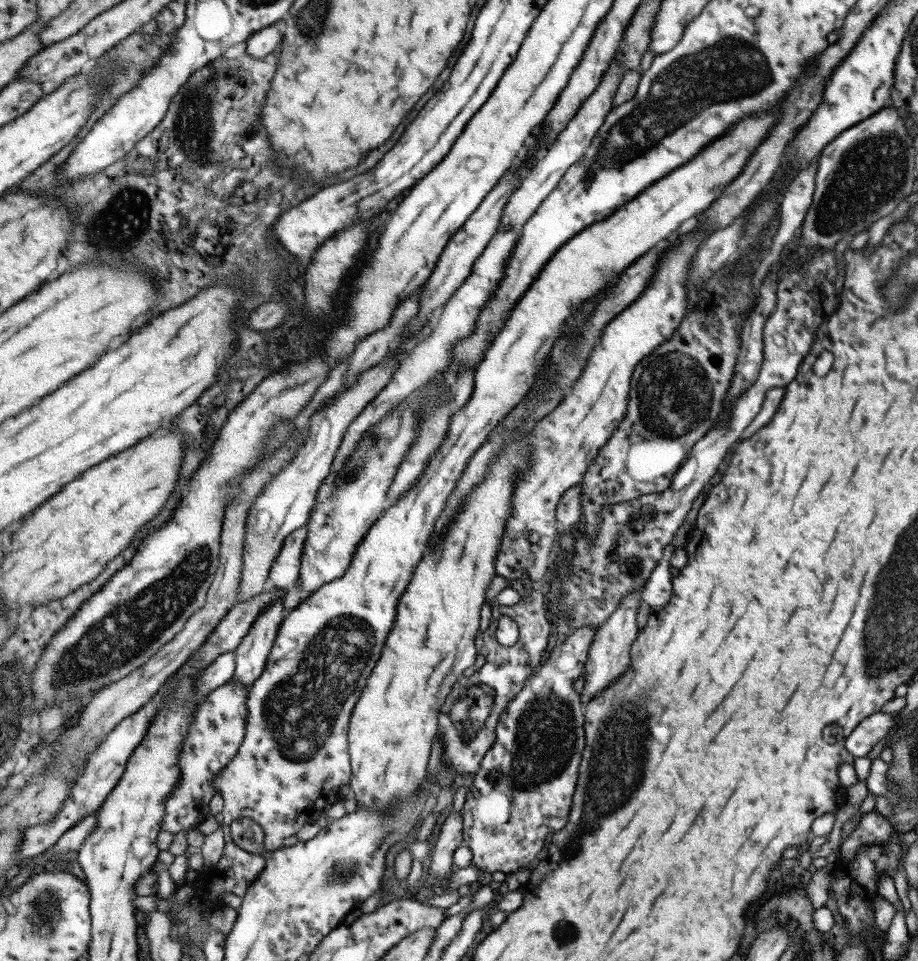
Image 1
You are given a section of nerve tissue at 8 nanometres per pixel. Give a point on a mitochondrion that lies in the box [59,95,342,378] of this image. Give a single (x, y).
(114, 231)

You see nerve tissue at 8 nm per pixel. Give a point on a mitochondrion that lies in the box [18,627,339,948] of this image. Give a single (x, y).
(44, 914)

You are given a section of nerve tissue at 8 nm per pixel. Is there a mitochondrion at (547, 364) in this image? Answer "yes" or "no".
no

